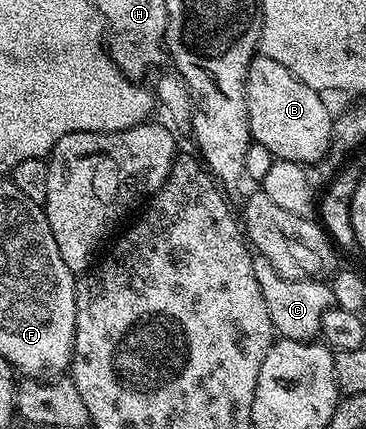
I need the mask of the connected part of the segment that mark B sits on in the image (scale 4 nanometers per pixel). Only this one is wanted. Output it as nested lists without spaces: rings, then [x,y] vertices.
[[[262,54],[253,57],[247,71],[245,98],[252,141],[265,146],[272,158],[310,166],[330,152],[333,112],[331,116],[320,92],[289,74],[281,62],[273,62],[273,58]]]

